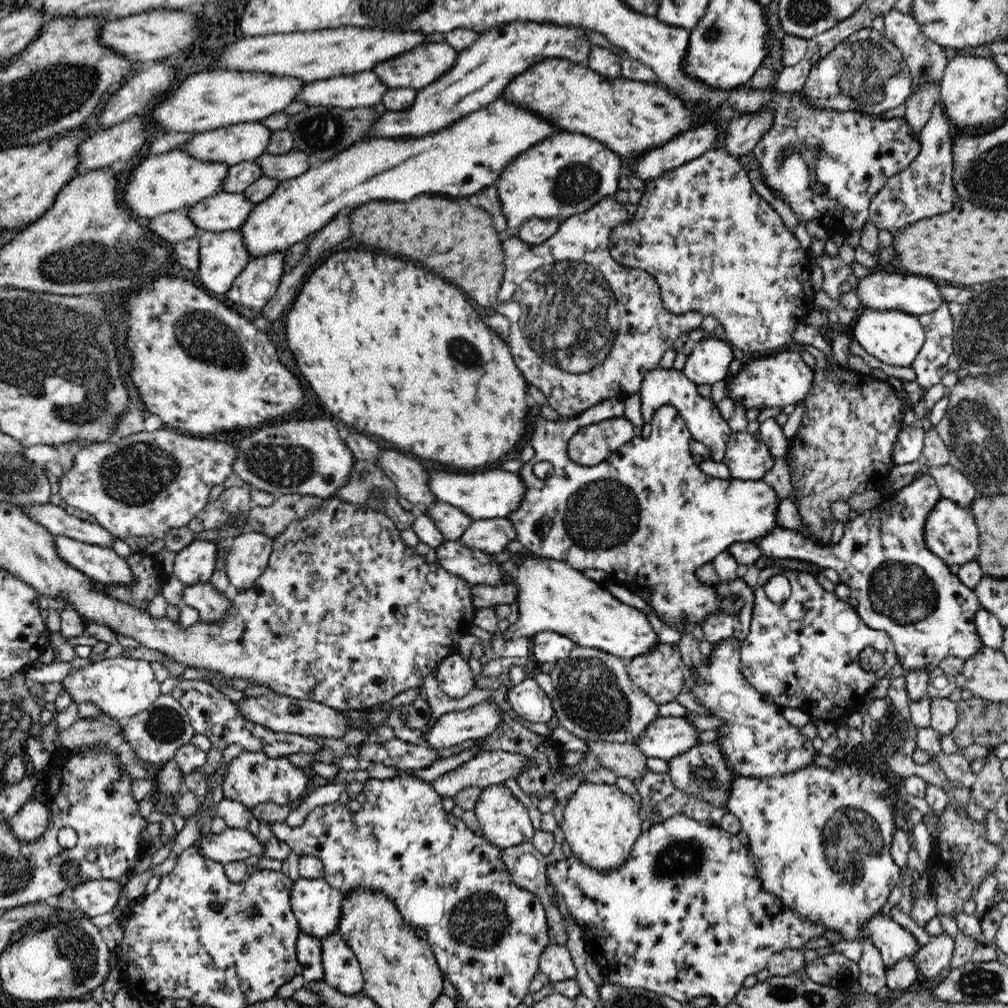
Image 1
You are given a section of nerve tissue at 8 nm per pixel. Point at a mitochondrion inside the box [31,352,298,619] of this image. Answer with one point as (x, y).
(136, 475)

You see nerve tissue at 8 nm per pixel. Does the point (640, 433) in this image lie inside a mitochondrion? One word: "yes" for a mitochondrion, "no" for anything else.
no

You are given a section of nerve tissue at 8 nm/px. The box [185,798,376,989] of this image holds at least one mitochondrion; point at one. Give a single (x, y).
(245, 909)

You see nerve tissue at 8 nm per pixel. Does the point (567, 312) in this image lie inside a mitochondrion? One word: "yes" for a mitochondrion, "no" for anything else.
yes

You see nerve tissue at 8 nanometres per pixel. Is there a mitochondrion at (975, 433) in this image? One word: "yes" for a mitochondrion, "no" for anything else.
yes

